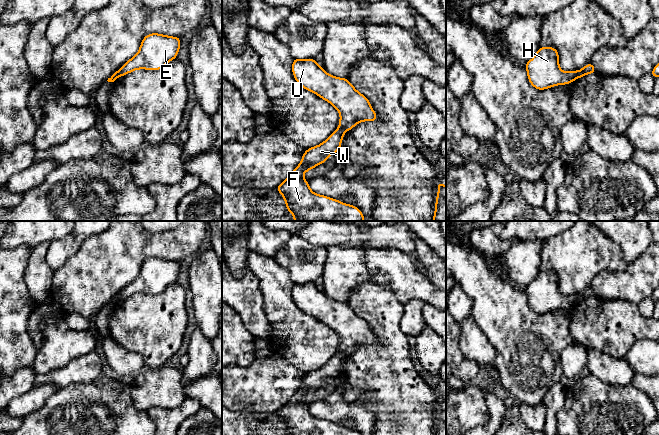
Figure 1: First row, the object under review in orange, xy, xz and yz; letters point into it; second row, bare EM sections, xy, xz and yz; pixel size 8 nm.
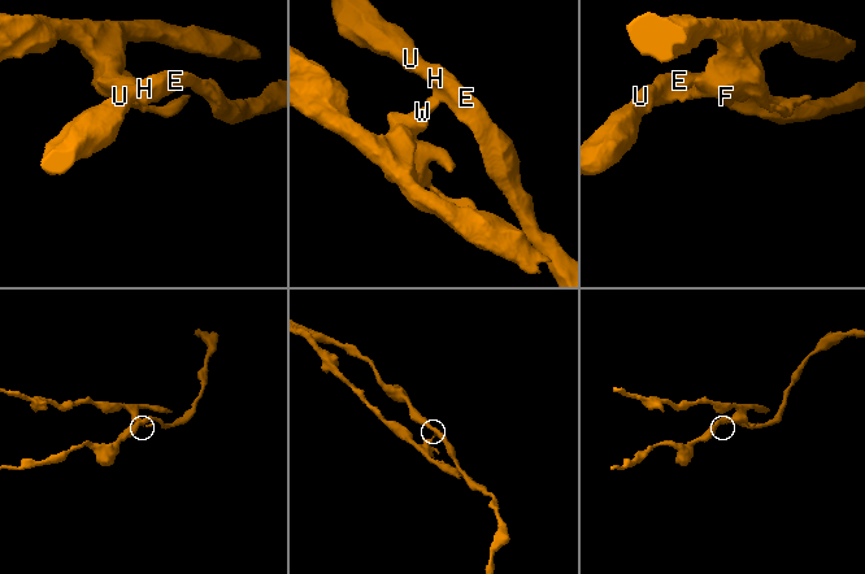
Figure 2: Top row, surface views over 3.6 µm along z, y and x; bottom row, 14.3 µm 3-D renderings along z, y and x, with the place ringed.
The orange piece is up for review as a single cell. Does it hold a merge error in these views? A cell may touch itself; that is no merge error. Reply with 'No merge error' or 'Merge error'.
Merge error

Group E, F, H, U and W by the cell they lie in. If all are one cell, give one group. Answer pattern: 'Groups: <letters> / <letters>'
Groups: E H U / F W

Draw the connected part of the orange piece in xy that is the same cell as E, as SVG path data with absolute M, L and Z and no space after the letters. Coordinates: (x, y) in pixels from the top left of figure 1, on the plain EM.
M148 258L143 262L138 277L118 294L118 301L137 293L162 293L168 286L177 282L180 268L179 261Z

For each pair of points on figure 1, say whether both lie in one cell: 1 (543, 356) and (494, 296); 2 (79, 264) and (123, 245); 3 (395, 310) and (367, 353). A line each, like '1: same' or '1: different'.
1: same
2: same
3: same

